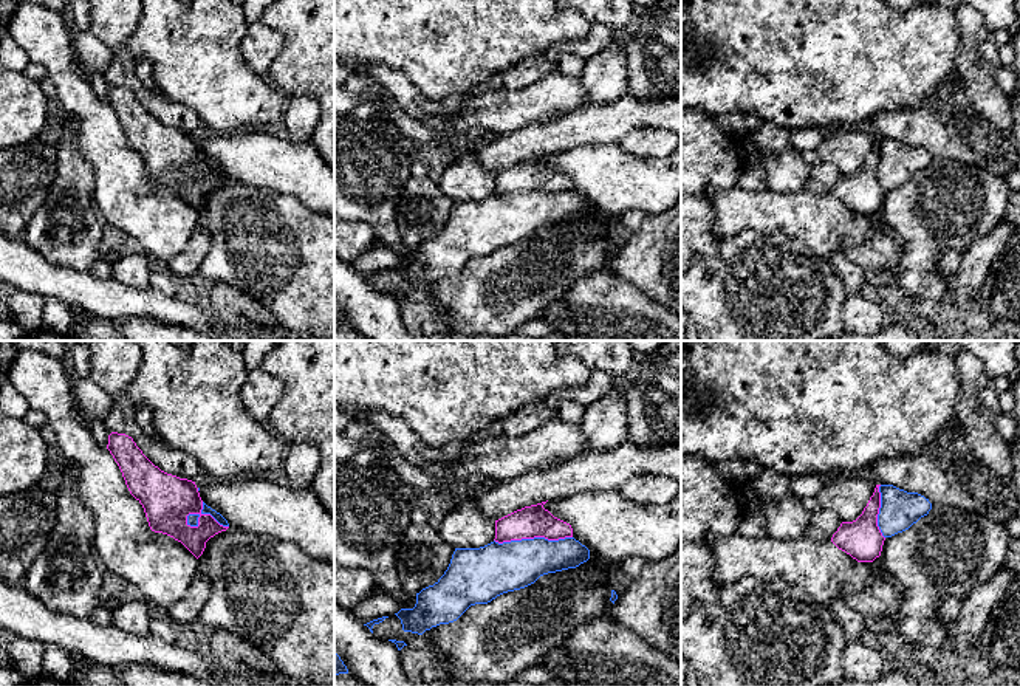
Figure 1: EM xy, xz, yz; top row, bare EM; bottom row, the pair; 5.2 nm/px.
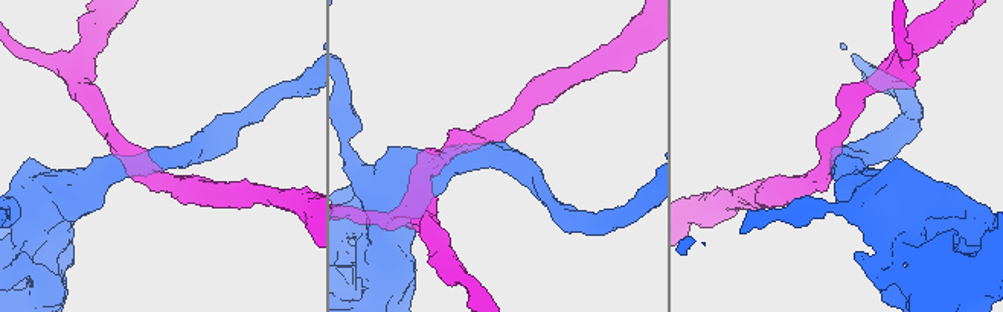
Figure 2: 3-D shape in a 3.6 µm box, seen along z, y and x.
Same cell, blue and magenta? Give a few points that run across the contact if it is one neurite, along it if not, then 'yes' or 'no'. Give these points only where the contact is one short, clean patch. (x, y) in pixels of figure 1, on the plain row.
no

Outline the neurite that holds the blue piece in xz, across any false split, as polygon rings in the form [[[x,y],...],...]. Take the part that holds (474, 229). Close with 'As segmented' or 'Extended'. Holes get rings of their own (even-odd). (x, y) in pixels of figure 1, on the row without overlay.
[[[574,190],[494,194],[480,201],[455,201],[444,228],[416,246],[415,260],[395,268],[404,285],[423,288],[457,274],[471,259],[488,257],[543,228],[576,221],[588,212],[590,203]]]. As segmented

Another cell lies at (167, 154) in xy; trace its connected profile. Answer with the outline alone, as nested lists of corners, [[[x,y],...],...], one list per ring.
[[[111,85],[107,102],[130,147],[142,158],[152,184],[173,190],[198,212],[206,195],[229,181],[201,166],[203,153],[195,135],[161,124],[132,90]]]

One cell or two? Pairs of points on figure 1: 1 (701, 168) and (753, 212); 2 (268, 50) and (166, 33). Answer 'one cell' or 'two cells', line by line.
1: two cells
2: two cells

